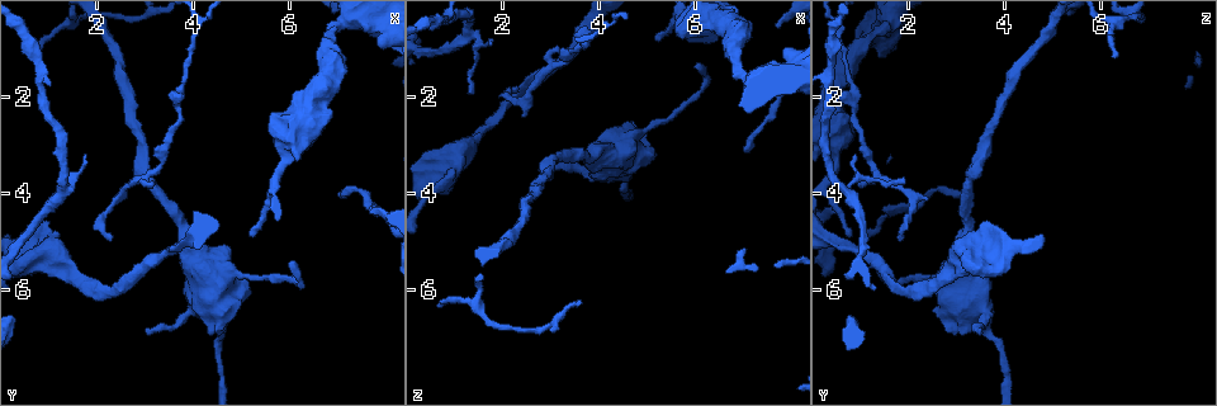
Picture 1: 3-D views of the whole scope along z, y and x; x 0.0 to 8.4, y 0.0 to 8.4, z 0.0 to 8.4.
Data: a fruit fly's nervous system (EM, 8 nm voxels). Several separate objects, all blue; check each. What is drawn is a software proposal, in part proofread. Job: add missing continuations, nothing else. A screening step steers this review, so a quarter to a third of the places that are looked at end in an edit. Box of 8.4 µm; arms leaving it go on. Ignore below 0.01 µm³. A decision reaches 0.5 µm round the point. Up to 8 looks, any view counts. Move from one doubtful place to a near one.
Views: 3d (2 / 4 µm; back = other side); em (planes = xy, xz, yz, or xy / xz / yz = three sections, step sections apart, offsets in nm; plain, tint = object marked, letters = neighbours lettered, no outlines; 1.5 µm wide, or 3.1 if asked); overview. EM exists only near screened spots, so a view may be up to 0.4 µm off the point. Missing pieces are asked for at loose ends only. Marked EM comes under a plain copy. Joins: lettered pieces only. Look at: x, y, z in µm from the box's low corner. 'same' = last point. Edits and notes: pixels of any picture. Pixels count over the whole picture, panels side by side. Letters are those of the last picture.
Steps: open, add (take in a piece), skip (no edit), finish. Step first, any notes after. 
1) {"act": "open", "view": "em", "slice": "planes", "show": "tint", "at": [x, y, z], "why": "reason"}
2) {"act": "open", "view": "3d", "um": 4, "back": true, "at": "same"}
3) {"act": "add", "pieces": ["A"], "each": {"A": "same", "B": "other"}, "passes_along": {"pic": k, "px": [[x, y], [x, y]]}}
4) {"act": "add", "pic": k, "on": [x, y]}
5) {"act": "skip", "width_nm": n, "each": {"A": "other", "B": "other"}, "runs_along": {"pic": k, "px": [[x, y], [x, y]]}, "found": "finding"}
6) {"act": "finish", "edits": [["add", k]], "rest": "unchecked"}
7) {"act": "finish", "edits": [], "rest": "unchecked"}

{"act": "open", "view": "3d", "um": 2, "at": [1.80, 3.20, 0.85], "why": "branch stops here"}

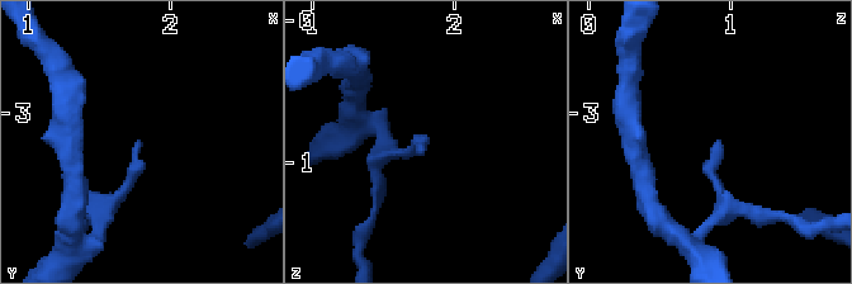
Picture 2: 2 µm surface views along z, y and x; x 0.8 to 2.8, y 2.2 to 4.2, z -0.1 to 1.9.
{"act": "open", "view": "em", "slice": "planes", "show": "letters", "at": [1.76, 3.20, 0.88]}

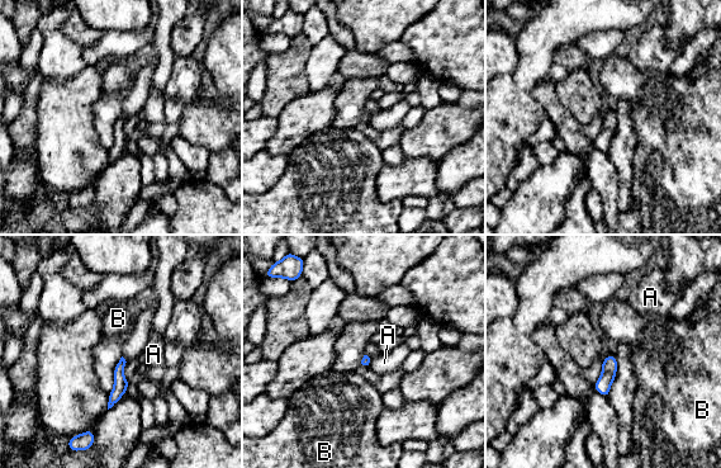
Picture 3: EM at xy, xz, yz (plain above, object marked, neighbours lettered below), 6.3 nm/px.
{"act": "skip", "each": {"A": "other", "B": "other"}, "border": {"pic": 3, "px": [[127, 362], [123, 369], [126, 379]]}, "found": "none of them fits"}

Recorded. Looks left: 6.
{"act": "open", "view": "em", "slice": "planes", "show": "letters", "at": [2.35, 5.00, 1.90], "why": "tapers out"}

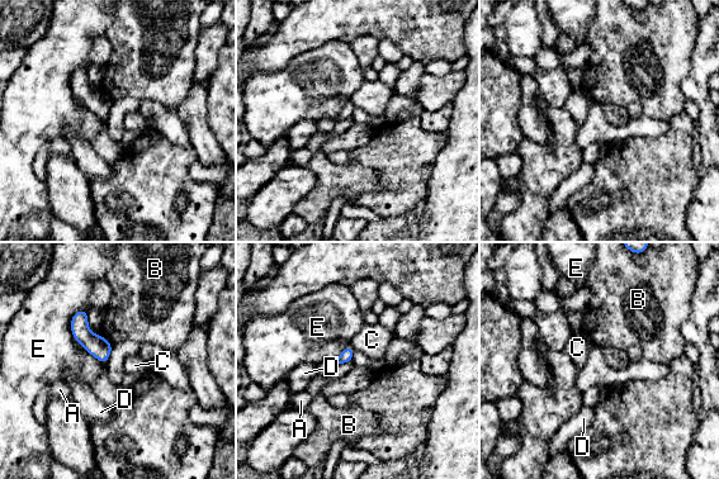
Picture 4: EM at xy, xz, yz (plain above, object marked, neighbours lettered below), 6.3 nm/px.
{"act": "skip", "longest_contact_nm": ["E", 380], "each": {"A": "other", "B": "other", "C": "other", "D": "other", "E": "other"}, "found": "none of them fits"}

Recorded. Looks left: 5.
{"act": "open", "view": "3d", "um": 2, "at": [3.05, 6.90, 3.55]}

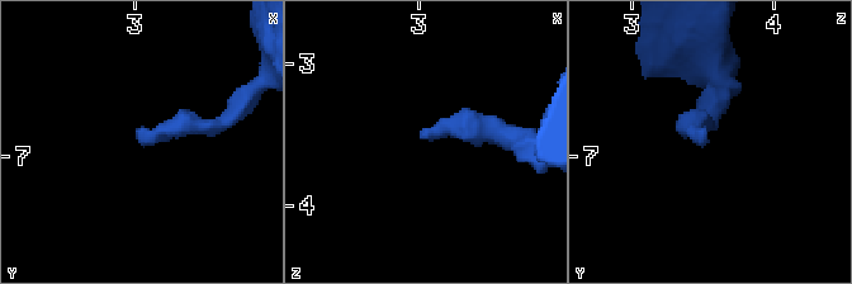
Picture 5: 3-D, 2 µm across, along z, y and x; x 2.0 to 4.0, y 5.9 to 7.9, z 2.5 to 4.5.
{"act": "open", "view": "em", "slice": "xy", "step": 4, "show": "tint", "at": [3.06, 6.88, 3.52], "why": "shape alone is not enough"}

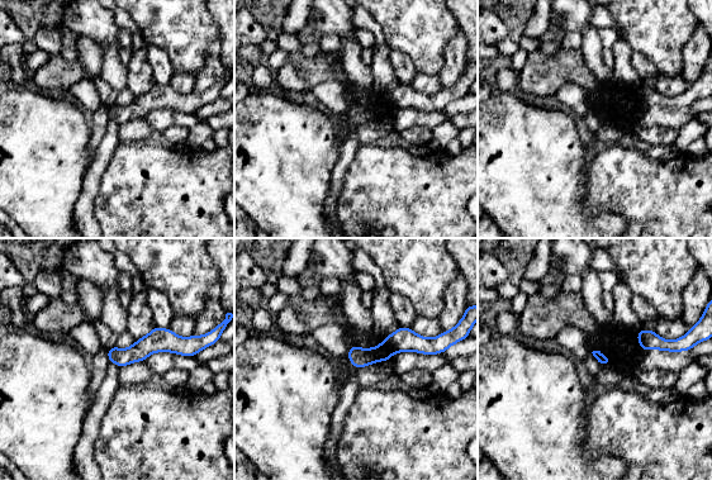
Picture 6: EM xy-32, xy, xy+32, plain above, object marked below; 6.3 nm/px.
{"act": "open", "view": "em", "slice": "yz", "step": 4, "show": "letters", "at": "same"}

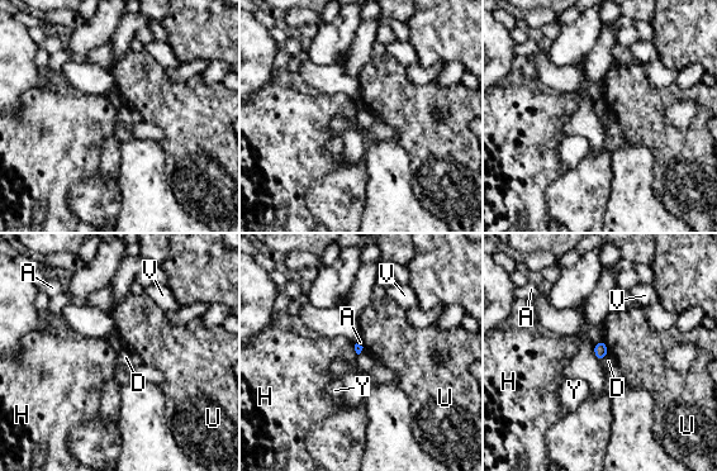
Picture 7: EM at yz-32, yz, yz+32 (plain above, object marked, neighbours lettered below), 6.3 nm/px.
{"act": "skip", "each": {"A": "other", "D": "other", "H": "other", "U": "other", "V": "other", "Y": "other"}, "found": "none of them fits"}

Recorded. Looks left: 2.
{"act": "finish", "edits": [], "rest": "unchecked"}

